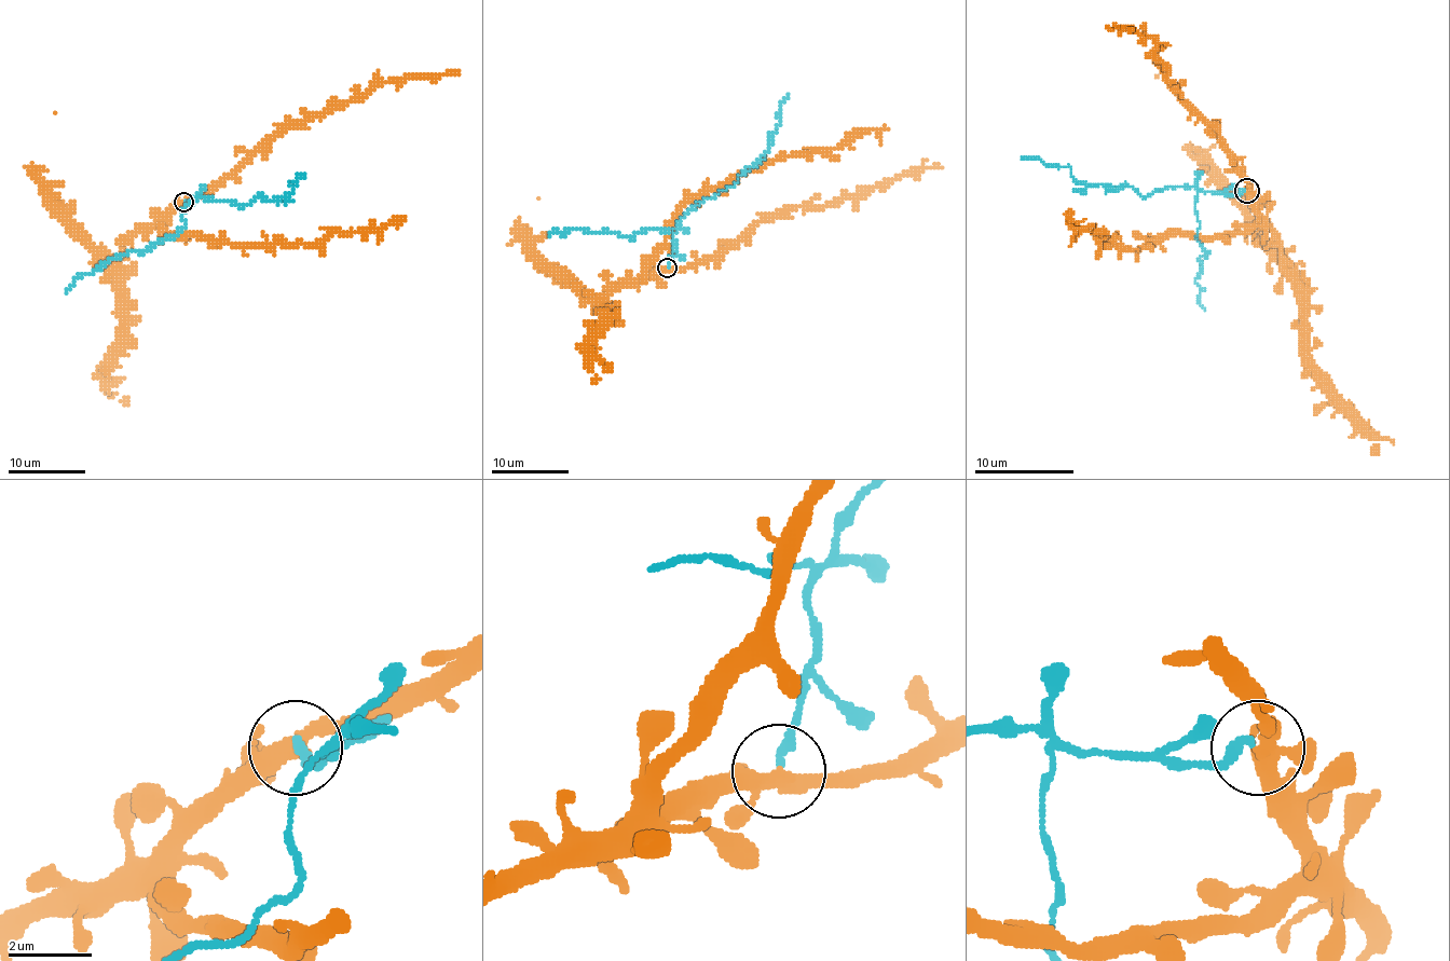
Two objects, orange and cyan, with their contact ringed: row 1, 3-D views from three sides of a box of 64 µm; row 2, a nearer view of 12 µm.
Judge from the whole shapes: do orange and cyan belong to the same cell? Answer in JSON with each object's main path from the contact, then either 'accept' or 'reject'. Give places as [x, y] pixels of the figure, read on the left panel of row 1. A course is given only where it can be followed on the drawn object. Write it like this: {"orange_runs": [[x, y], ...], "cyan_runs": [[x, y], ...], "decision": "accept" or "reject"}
{"orange_runs": [[185, 202], [163, 219], [167, 234], [200, 234], [246, 246], [323, 243], [332, 233], [398, 223]], "cyan_runs": [[185, 202], [211, 198], [244, 206], [254, 198], [275, 200], [286, 196], [298, 177], [303, 175]], "decision": "reject"}

